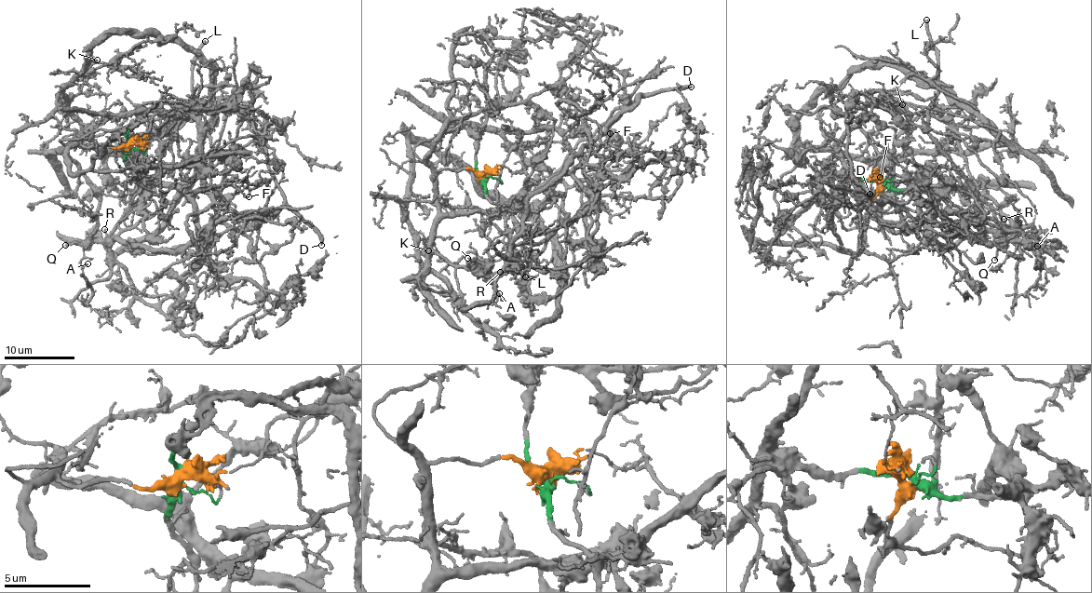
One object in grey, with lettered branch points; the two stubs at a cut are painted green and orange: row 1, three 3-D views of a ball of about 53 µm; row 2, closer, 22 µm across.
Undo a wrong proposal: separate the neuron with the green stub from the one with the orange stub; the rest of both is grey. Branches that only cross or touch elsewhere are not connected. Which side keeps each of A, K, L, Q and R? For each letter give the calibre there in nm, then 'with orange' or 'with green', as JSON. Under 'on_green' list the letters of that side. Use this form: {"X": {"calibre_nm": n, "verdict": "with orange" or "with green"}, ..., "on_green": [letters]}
{"A": {"calibre_nm": 130, "verdict": "with green"}, "K": {"calibre_nm": 200, "verdict": "with orange"}, "L": {"calibre_nm": 320, "verdict": "with green"}, "Q": {"calibre_nm": 110, "verdict": "with orange"}, "R": {"calibre_nm": 110, "verdict": "with green"}, "on_green": ["A", "L", "R"]}

